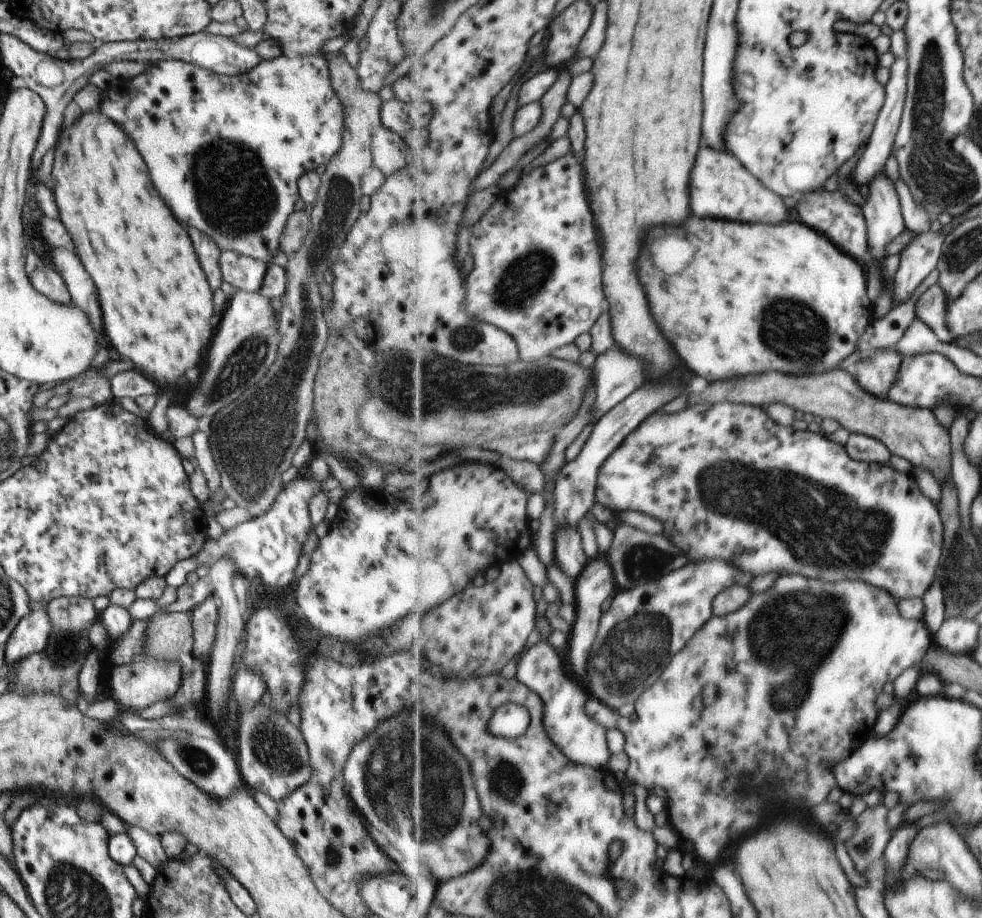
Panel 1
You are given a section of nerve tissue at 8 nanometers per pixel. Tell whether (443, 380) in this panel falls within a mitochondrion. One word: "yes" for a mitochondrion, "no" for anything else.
yes

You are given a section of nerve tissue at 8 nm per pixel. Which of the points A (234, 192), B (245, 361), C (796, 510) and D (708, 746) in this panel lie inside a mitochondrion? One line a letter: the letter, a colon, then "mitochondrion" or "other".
A: mitochondrion
B: mitochondrion
C: mitochondrion
D: other

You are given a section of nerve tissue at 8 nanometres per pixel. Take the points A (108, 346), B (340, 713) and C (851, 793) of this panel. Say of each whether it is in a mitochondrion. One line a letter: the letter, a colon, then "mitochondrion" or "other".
A: other
B: other
C: other

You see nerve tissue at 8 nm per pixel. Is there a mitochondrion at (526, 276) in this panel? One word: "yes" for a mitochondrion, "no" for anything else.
yes

